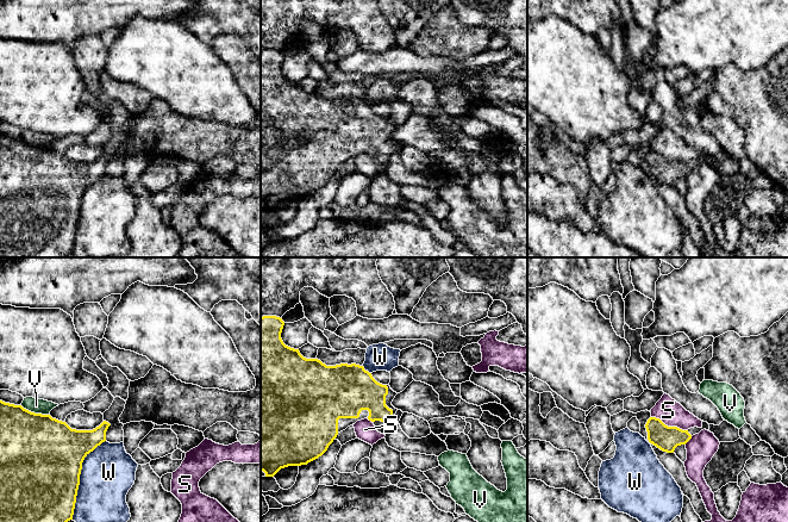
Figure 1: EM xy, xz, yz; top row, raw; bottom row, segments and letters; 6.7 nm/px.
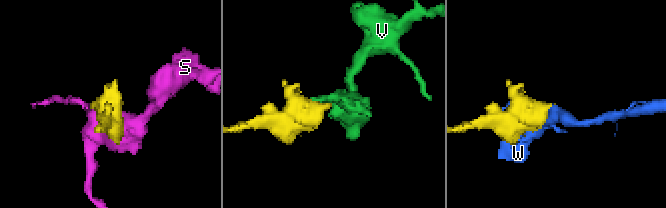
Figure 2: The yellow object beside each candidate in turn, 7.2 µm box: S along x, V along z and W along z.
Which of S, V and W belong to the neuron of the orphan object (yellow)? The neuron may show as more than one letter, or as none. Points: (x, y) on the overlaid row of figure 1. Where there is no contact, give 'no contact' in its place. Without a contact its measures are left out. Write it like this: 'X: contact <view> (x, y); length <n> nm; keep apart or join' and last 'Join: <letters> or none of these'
S: contact yz (669, 427); length 260 nm; keep apart
V: contact xy (33, 412); length 200 nm; keep apart
W: contact xy (79, 478); length 600 nm; keep apart
Join: none of these

